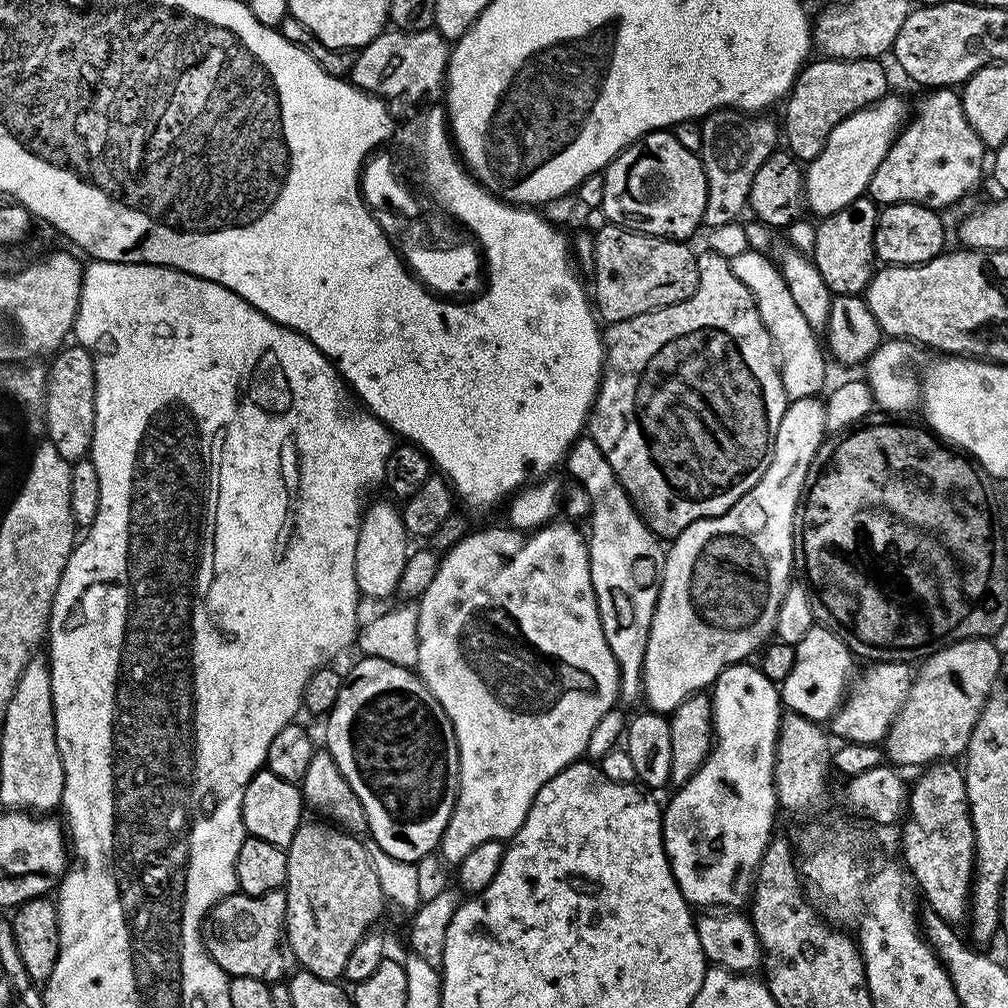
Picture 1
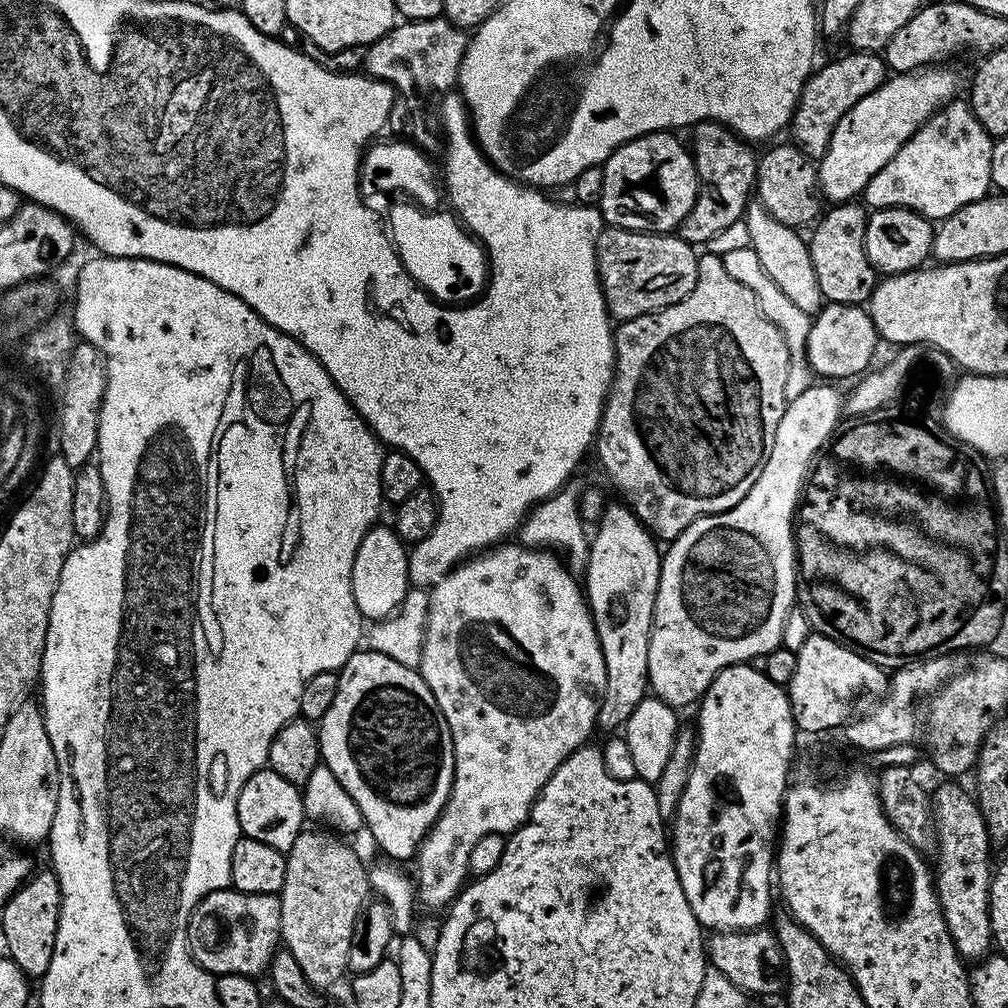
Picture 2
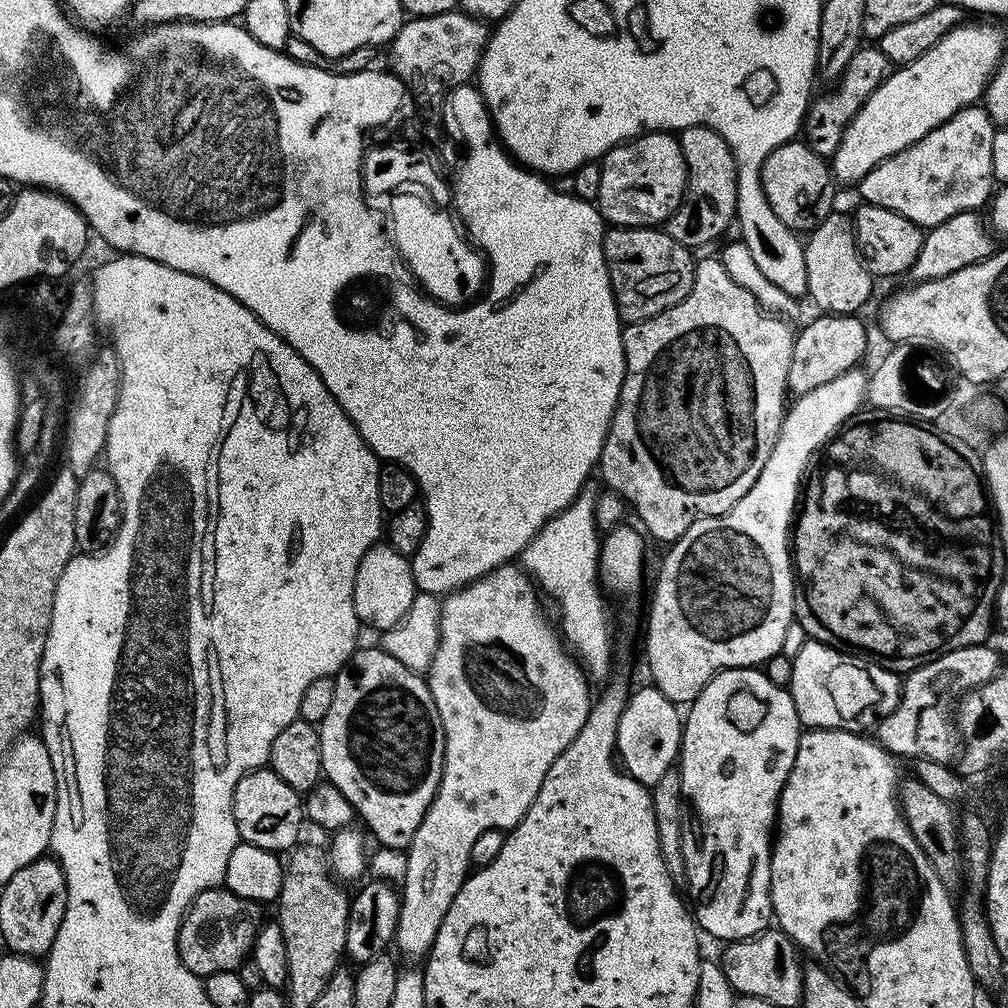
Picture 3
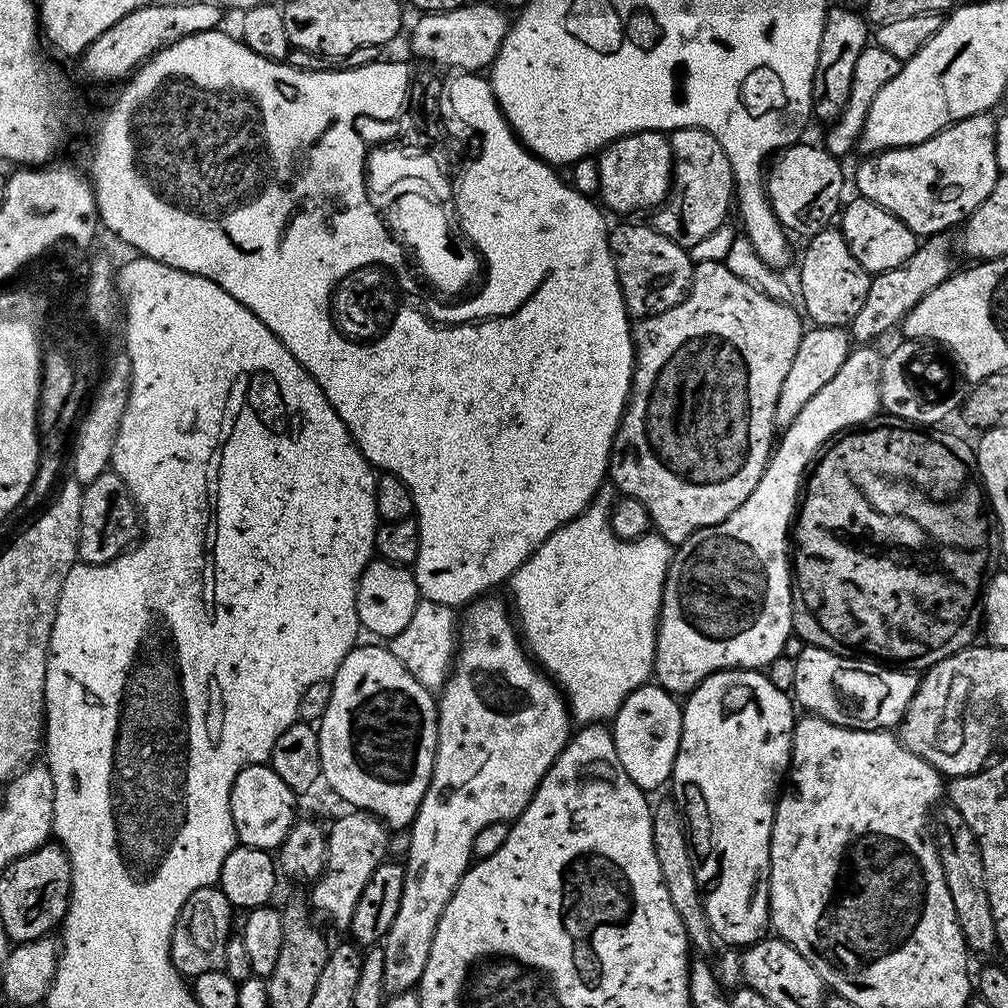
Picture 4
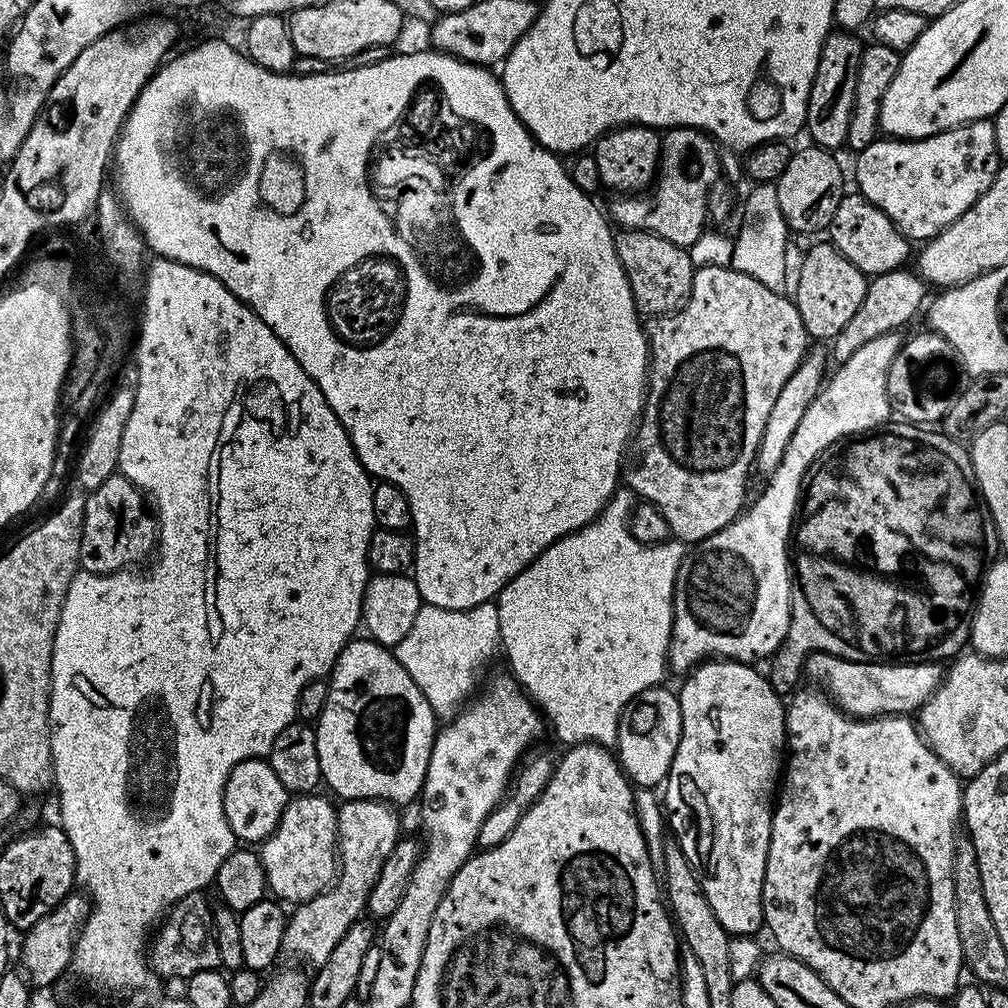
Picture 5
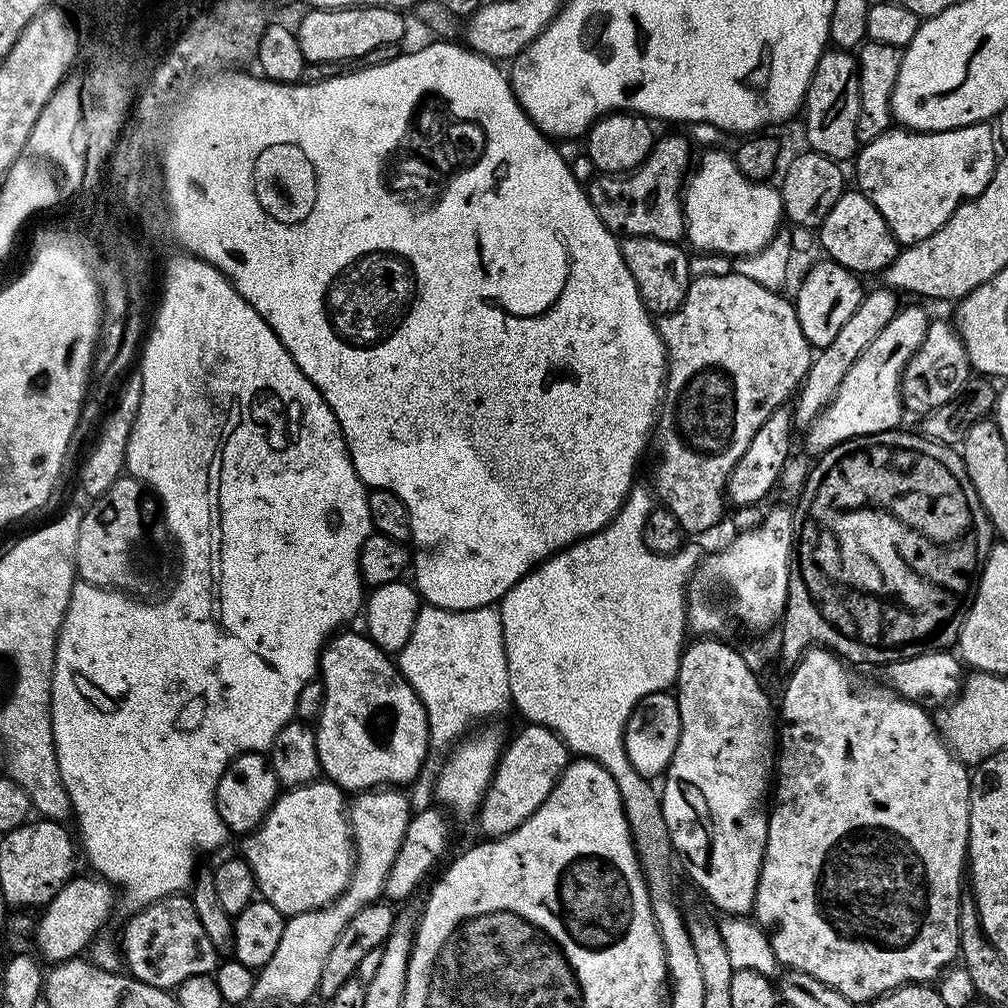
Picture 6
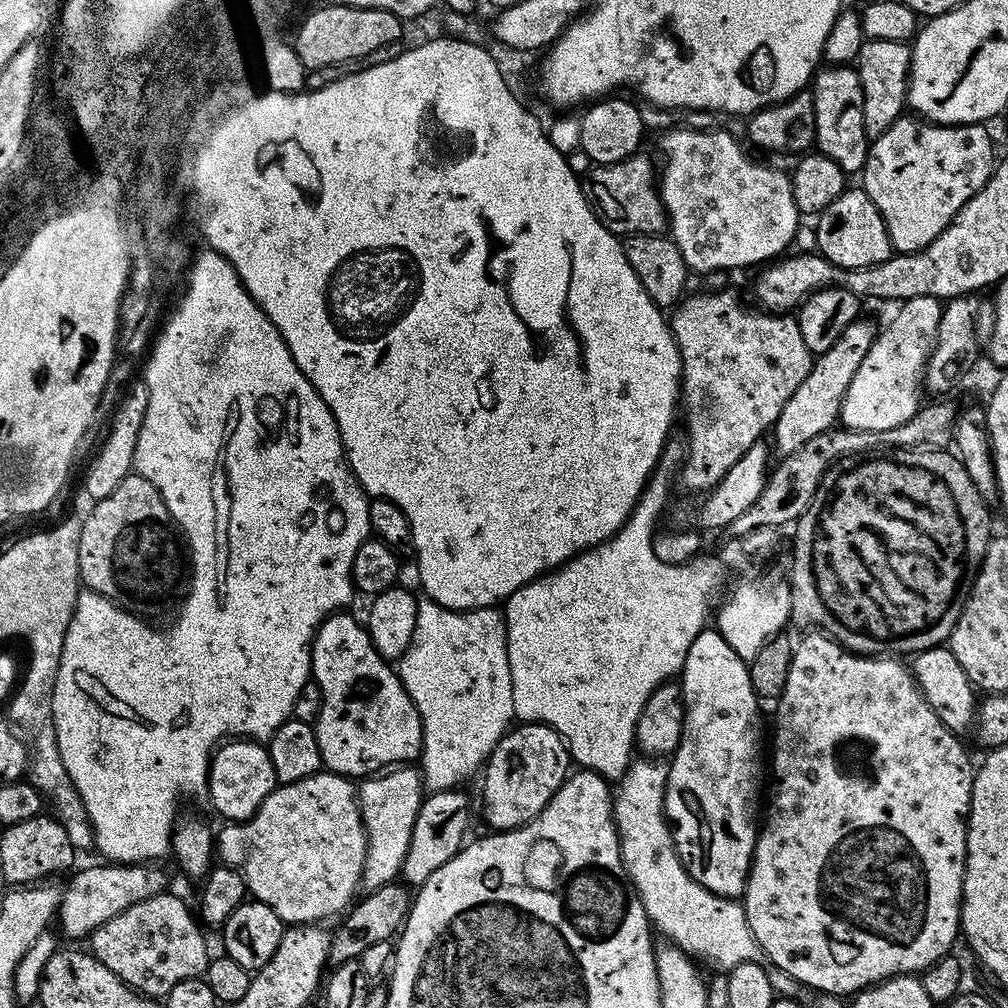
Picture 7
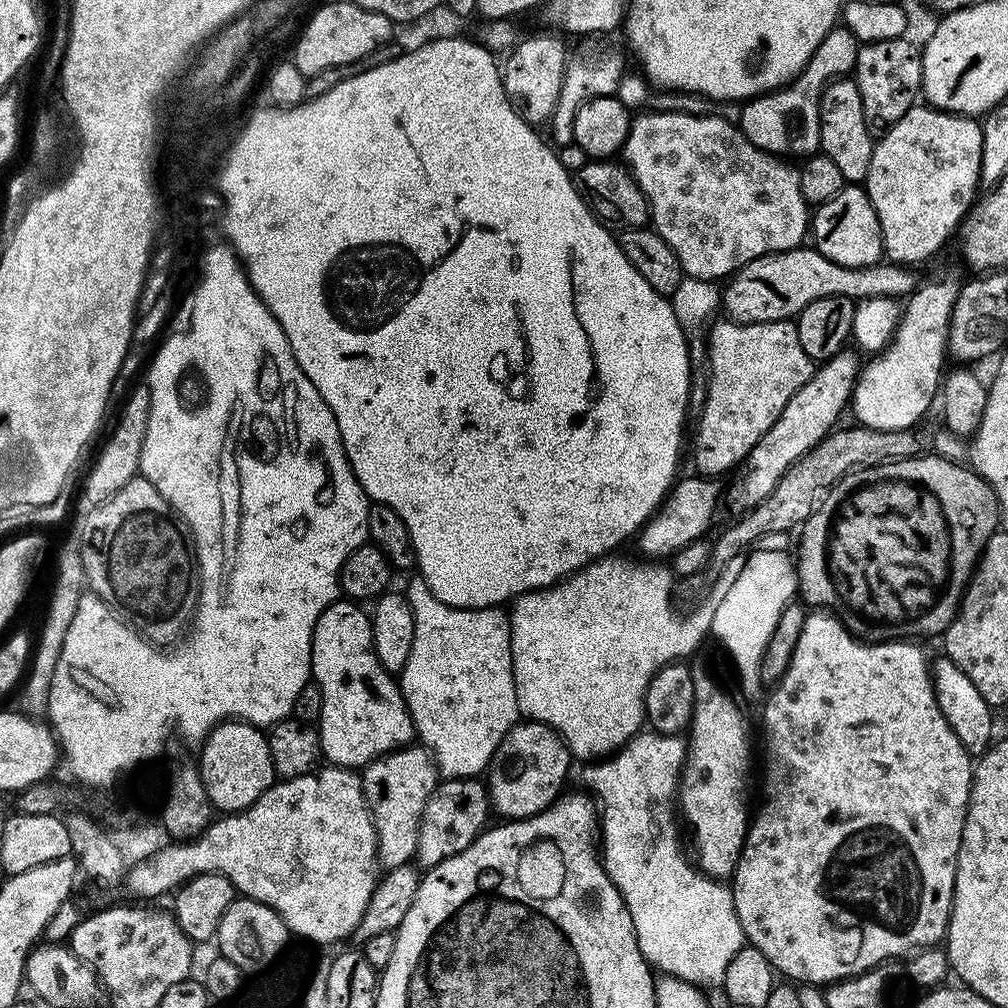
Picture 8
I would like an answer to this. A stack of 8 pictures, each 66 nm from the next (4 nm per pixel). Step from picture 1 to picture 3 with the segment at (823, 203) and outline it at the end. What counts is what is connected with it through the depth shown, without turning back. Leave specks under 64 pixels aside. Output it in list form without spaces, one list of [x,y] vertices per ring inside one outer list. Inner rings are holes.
[[[967,24],[951,28],[938,43],[926,50],[917,60],[897,67],[881,84],[870,98],[854,114],[850,126],[846,126],[846,134],[842,134],[842,142],[836,153],[830,157],[833,177],[841,185],[859,185],[860,180],[874,170],[886,158],[906,150],[914,142],[926,138],[930,130],[934,130],[942,122],[946,122],[958,110],[973,107],[983,97],[990,78],[996,73],[996,67],[1006,55],[1004,48],[1004,32],[992,24]]]

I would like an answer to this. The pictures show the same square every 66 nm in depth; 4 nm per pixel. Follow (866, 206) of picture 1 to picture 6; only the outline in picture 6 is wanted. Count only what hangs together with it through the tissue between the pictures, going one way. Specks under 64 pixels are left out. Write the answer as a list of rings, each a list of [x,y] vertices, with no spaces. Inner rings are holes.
[[[820,258],[805,274],[800,289],[797,290],[796,296],[794,295],[794,303],[802,334],[806,334],[806,342],[812,345],[813,349],[830,346],[830,342],[838,334],[838,329],[851,318],[854,310],[858,310],[866,291],[865,285],[860,285],[860,280],[861,277],[857,273],[827,258]]]

